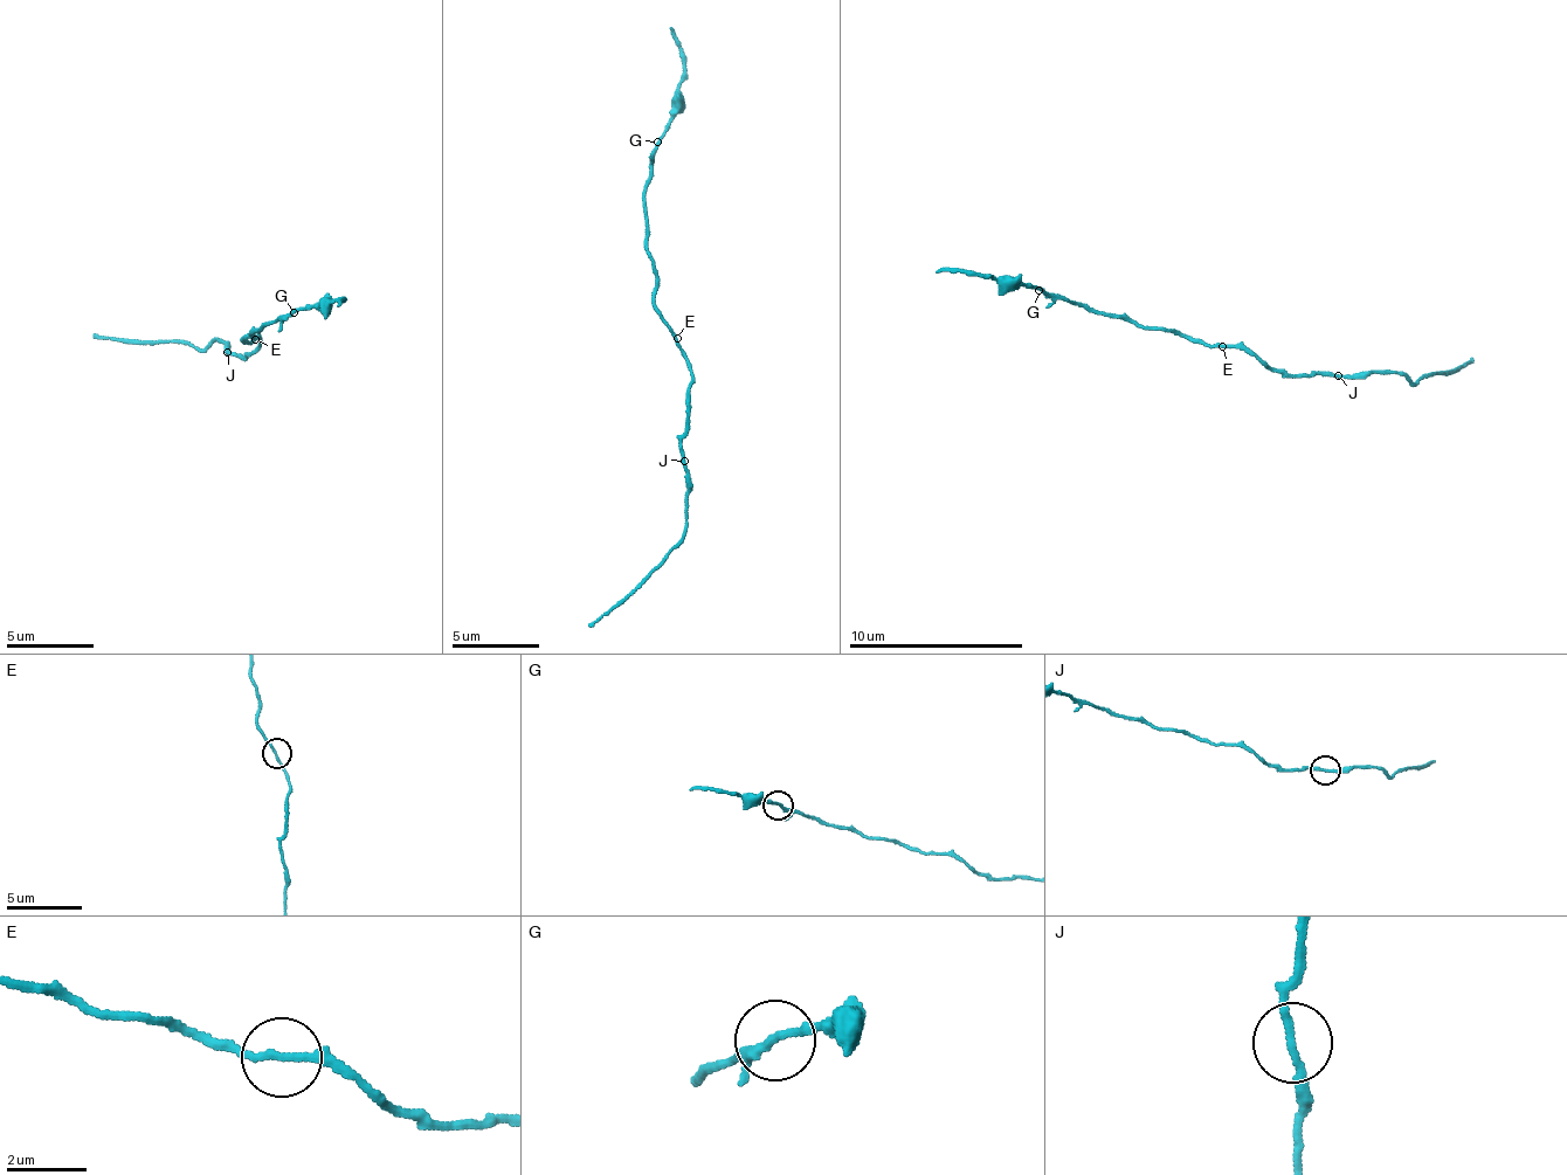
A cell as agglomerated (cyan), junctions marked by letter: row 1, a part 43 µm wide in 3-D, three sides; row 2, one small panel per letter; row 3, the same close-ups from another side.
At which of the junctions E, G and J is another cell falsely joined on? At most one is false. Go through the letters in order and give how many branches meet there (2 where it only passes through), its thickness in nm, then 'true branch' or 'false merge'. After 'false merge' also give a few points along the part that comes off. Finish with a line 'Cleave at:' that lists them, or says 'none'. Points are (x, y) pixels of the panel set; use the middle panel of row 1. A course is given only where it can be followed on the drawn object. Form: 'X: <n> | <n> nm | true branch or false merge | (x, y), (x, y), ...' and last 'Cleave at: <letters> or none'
E: 2 | 160 nm | true branch
G: 2 | 190 nm | true branch
J: 2 | 200 nm | true branch
Cleave at: none

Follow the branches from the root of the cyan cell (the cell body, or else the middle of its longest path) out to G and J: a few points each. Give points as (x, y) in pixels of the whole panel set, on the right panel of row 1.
G: (1221, 345), (1199, 345), (1184, 334), (1146, 329), (1132, 319), (1089, 312), (1082, 305), (1050, 301), (1039, 290)
J: (1221, 345), (1254, 351), (1270, 366), (1291, 374), (1337, 375)

